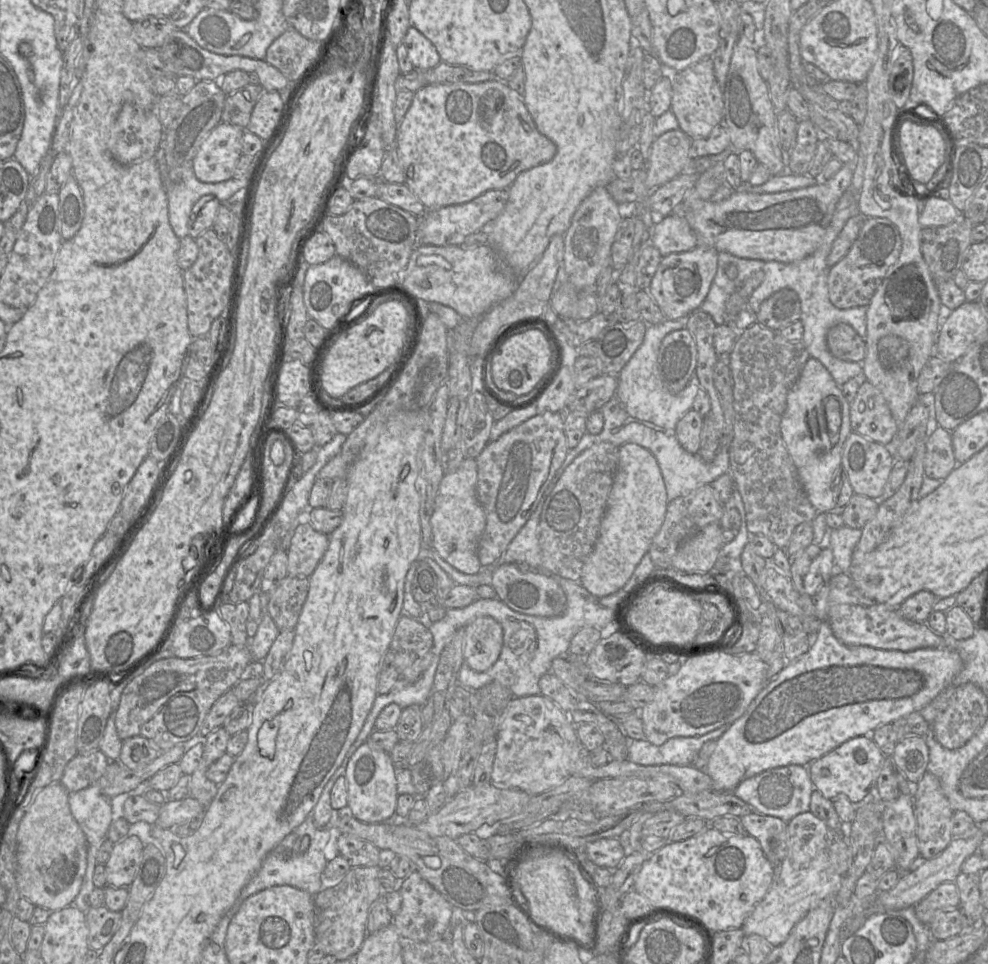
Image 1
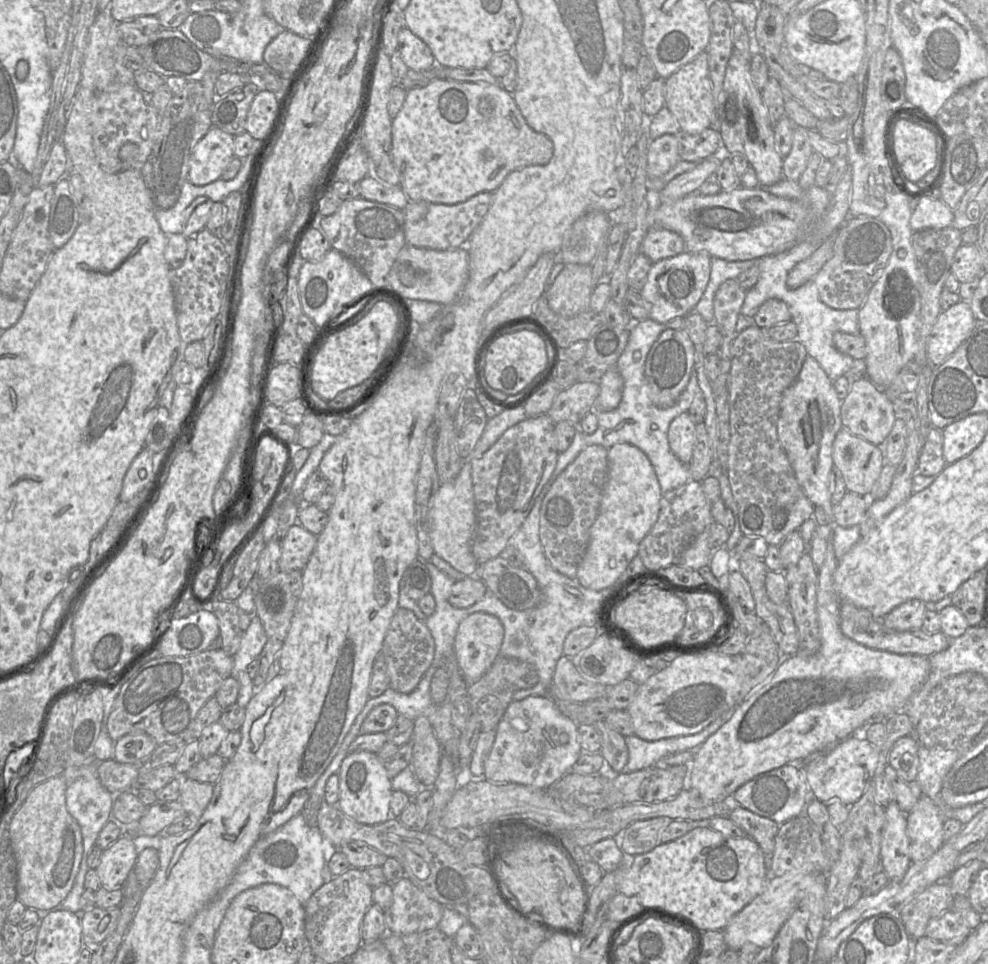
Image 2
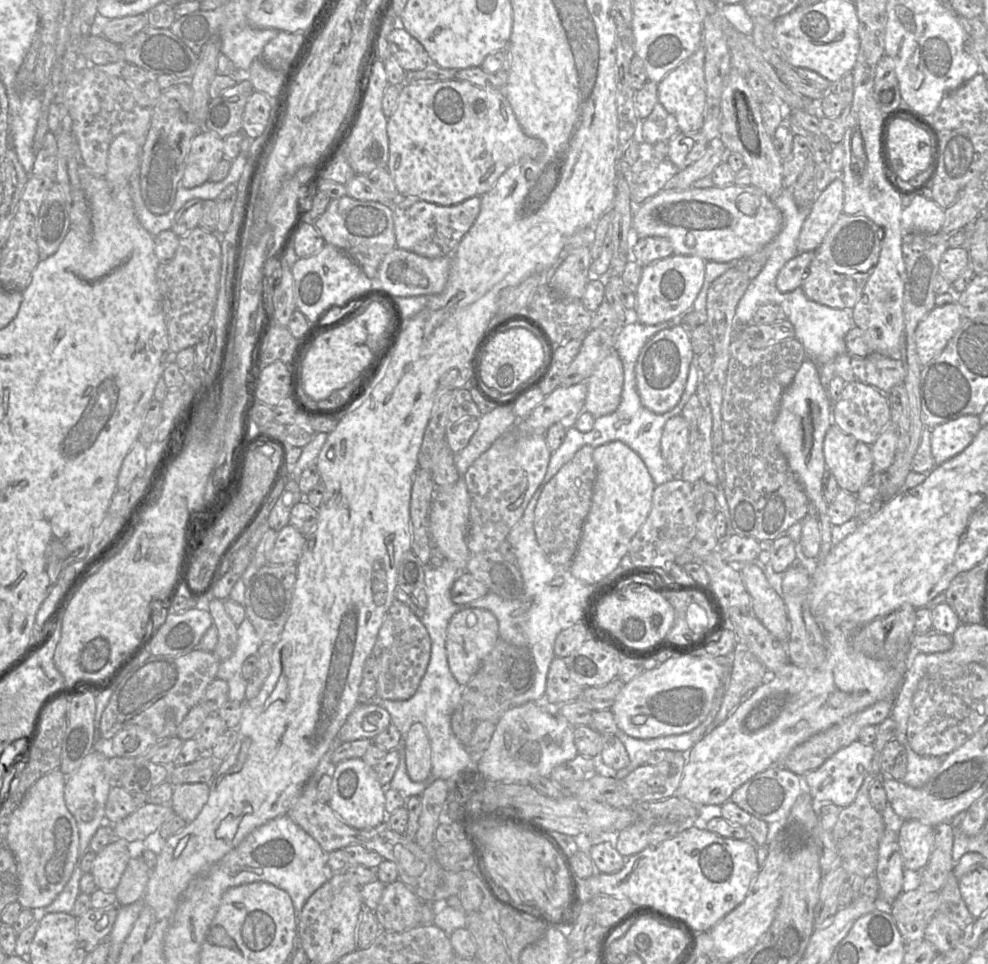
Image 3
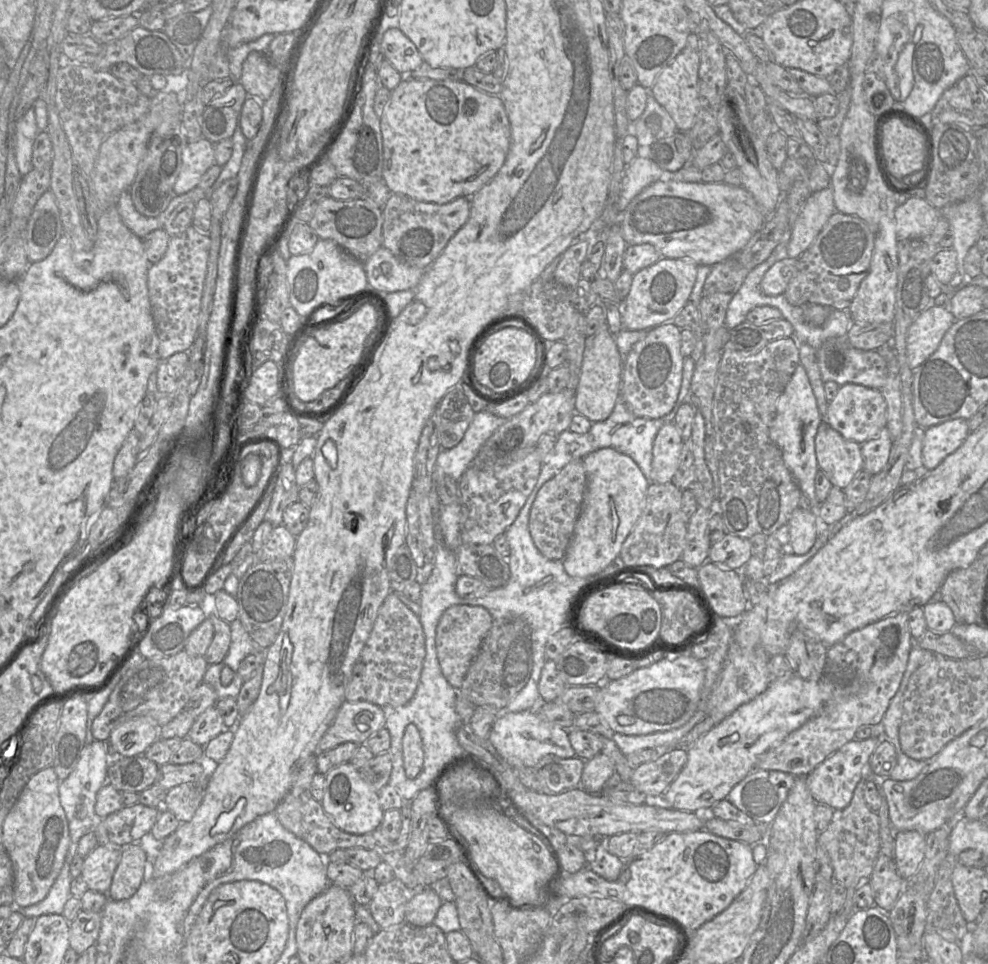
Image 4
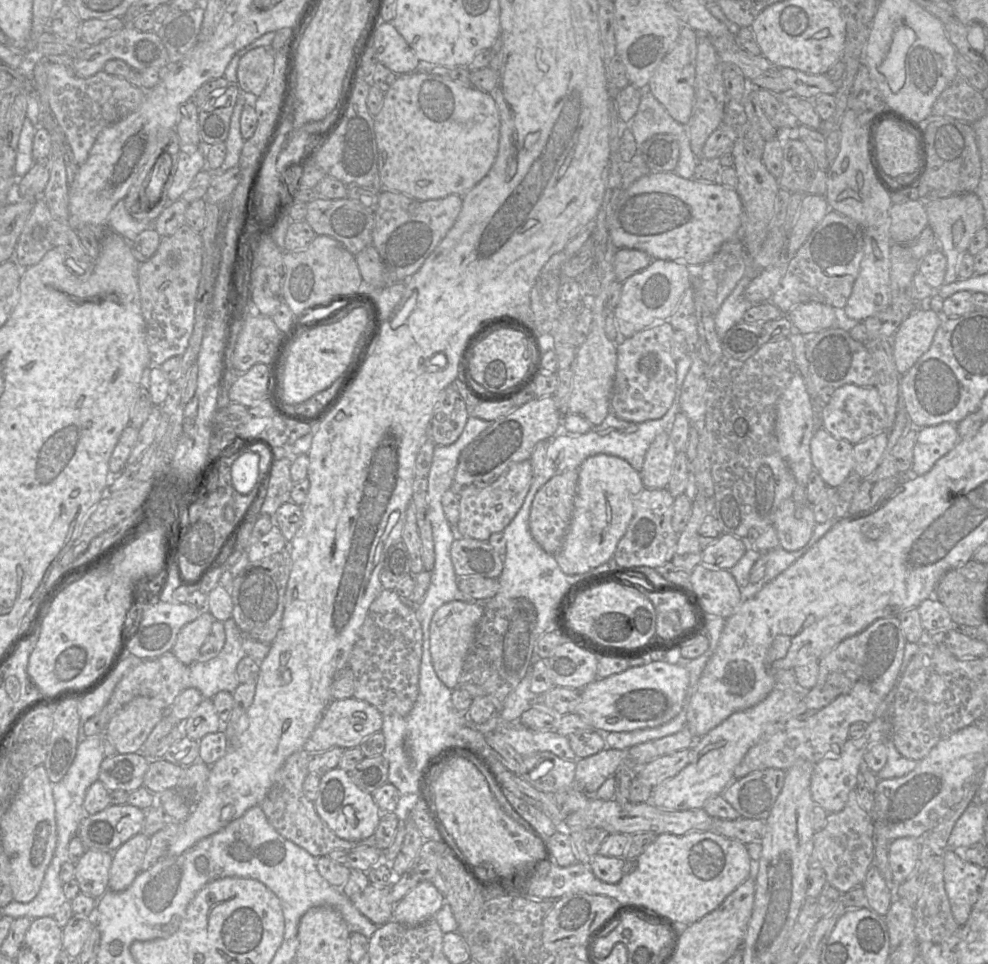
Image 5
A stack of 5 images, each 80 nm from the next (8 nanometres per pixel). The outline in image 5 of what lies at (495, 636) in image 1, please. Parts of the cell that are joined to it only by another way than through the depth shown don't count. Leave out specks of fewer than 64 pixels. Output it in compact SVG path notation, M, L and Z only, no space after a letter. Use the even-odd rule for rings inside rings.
M453 600L439 607L430 622L430 654L438 678L451 690L458 686L464 660L474 642L483 604Z

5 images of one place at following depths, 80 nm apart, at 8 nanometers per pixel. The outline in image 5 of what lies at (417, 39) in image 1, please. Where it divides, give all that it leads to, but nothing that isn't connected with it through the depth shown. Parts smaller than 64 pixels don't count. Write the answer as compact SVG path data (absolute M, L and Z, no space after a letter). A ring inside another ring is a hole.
M391 22L376 25L367 50L372 47L378 62L396 75L414 72L420 60Z

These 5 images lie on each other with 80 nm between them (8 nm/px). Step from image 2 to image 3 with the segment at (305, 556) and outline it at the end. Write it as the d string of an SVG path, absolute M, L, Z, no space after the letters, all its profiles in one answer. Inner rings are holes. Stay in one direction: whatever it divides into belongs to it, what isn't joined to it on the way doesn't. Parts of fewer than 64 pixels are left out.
M288 524L277 532L273 549L268 556L269 564L297 563L302 556L307 537Z

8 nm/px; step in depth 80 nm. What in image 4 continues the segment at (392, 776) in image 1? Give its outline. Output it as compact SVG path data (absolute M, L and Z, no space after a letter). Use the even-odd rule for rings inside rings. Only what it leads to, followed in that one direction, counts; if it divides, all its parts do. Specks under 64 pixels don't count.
M345 762L325 774L324 796L320 803L336 827L347 833L362 835L378 829L382 822L384 811L377 792L362 780L357 768Z

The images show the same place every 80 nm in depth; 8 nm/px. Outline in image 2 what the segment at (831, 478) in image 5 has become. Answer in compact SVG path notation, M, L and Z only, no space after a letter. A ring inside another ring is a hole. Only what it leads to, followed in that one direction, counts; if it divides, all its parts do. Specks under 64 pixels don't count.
M842 428L833 443L832 458L834 467L843 476L847 491L869 498L884 466L880 447Z

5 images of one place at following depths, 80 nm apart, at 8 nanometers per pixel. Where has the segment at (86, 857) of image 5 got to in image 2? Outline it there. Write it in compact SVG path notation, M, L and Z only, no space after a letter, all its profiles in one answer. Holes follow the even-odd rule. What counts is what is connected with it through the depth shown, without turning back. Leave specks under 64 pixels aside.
M127 834L103 849L99 865L95 868L101 886L108 891L122 888L135 867L138 855L133 836Z

